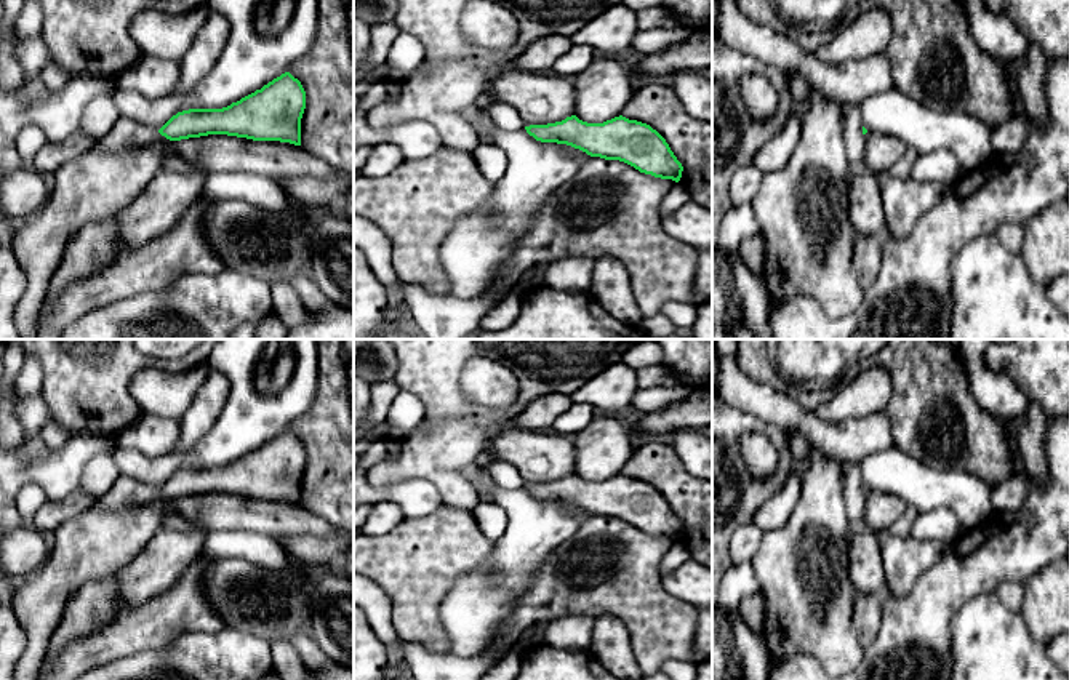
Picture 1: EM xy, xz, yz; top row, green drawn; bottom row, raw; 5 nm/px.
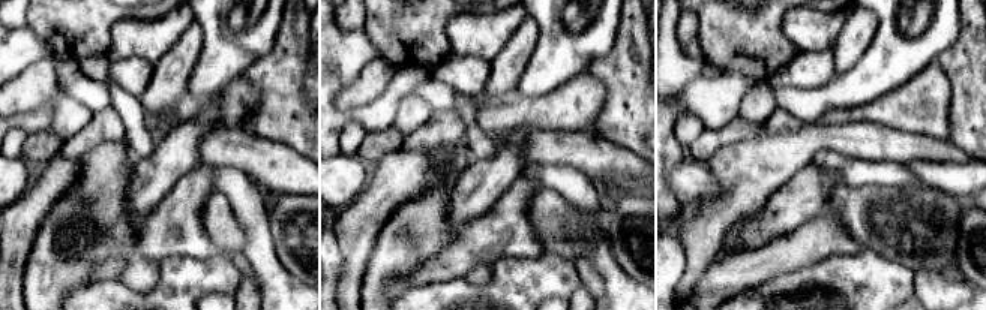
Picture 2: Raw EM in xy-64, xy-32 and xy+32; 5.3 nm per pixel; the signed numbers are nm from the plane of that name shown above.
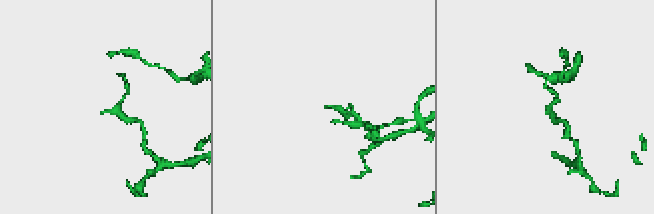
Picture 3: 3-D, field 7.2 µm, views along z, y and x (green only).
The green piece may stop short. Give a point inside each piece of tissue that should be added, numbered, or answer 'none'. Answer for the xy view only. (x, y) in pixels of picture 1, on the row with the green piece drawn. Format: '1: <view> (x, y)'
1: xy (127, 133)

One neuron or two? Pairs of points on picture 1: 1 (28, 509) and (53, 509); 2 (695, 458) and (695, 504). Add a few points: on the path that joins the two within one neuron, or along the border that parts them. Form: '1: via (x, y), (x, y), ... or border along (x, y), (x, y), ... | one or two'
1: border along (48, 498), (31, 522) | two
2: border along (672, 445), (684, 468), (695, 477) | two

